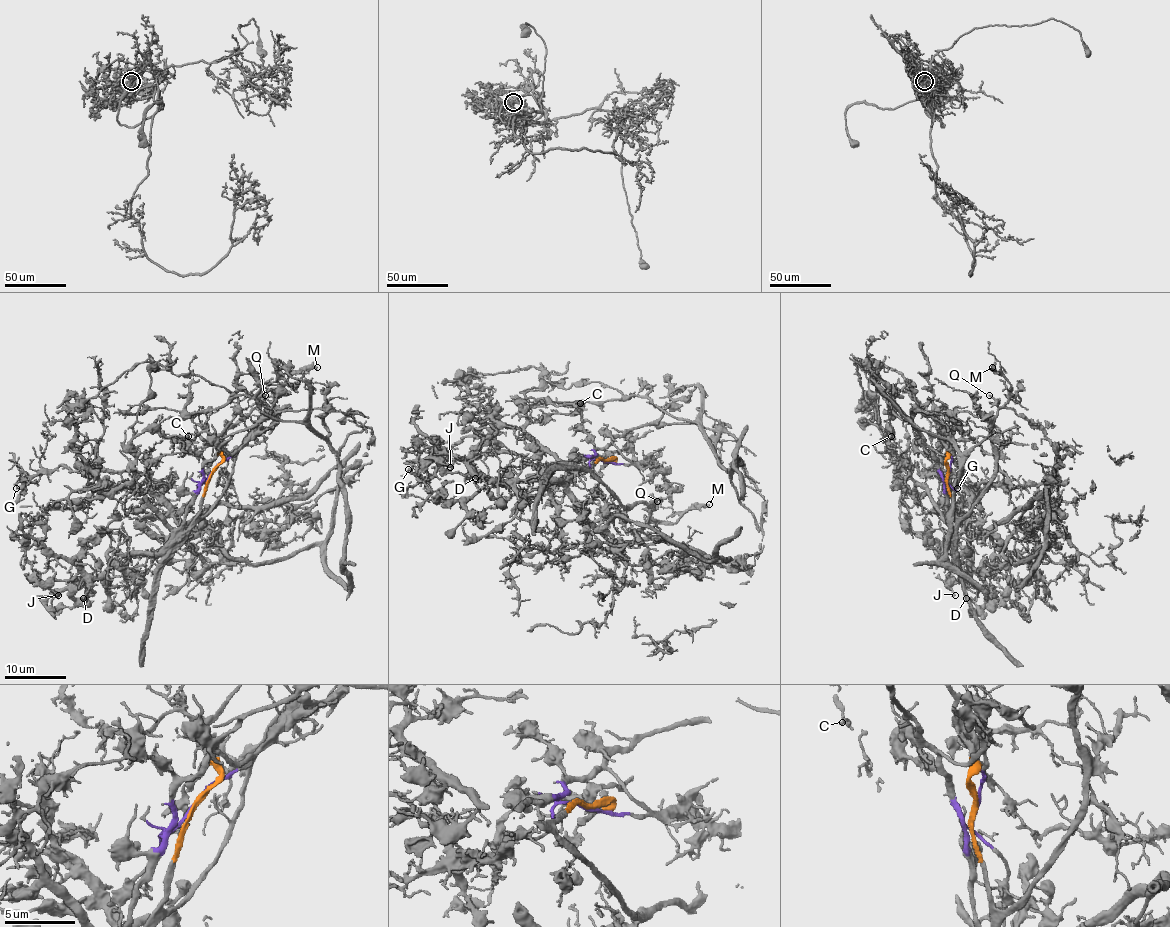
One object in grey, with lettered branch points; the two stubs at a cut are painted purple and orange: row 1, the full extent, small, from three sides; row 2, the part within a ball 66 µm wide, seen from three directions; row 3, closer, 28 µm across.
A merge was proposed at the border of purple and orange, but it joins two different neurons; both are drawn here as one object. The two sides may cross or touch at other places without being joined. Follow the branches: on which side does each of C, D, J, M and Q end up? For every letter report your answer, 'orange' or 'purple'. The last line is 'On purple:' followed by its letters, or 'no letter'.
C: purple
D: purple
J: purple
M: orange
Q: orange
On purple: C, D, J

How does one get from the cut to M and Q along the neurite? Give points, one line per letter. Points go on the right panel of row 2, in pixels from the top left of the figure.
M: (949, 473), (948, 490), (954, 511), (963, 518), (983, 496), (993, 473), (990, 427), (1010, 390), (992, 368)
Q: (949, 473), (948, 490), (954, 511), (963, 518), (983, 496), (995, 469), (990, 436), (998, 404), (989, 395)

